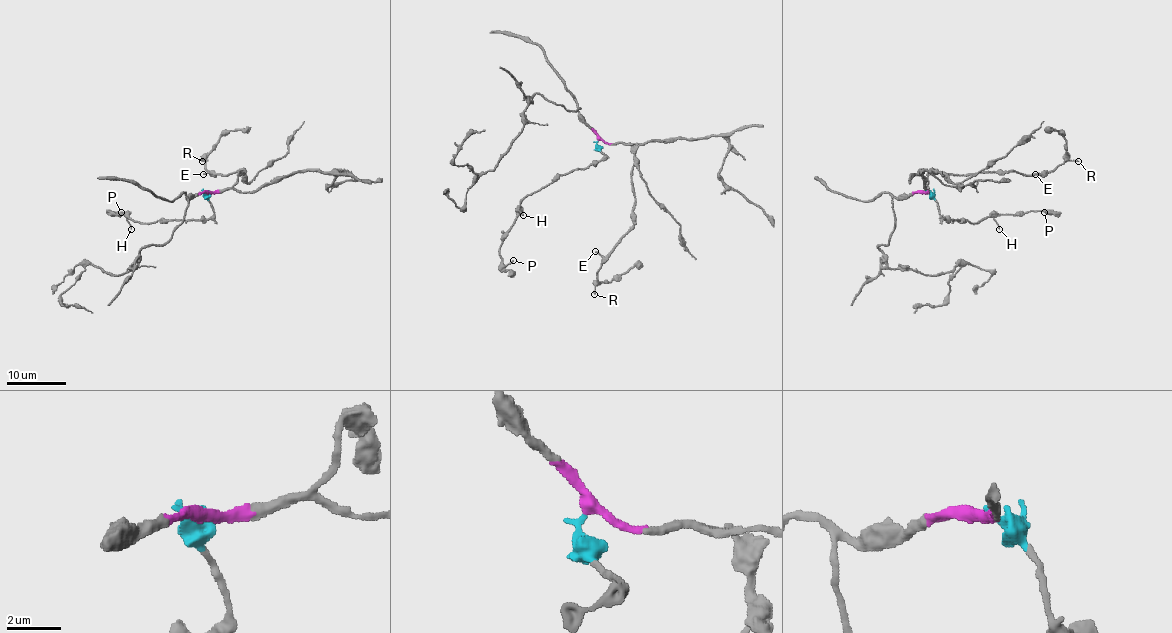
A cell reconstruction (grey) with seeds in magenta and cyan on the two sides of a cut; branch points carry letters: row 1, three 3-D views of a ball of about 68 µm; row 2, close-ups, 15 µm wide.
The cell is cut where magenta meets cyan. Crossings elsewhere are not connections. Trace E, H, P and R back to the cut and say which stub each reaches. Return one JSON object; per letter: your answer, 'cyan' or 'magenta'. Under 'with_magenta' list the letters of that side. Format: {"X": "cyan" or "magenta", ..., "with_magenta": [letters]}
{"E": "magenta", "H": "cyan", "P": "cyan", "R": "magenta", "with_magenta": ["E", "R"]}

